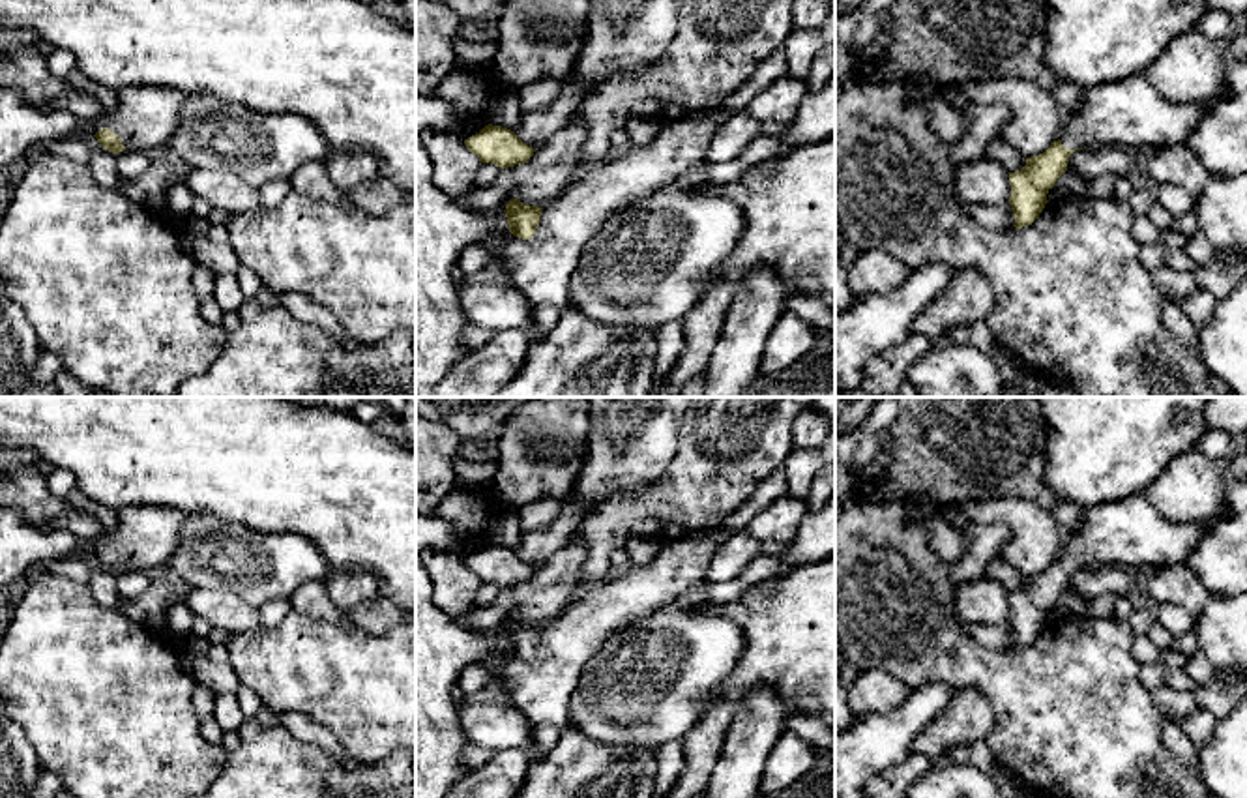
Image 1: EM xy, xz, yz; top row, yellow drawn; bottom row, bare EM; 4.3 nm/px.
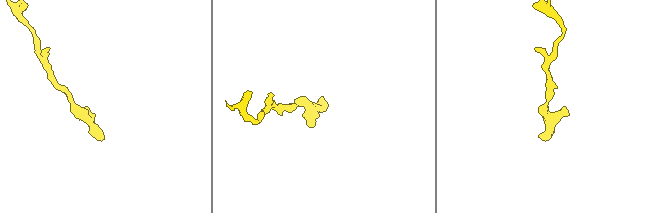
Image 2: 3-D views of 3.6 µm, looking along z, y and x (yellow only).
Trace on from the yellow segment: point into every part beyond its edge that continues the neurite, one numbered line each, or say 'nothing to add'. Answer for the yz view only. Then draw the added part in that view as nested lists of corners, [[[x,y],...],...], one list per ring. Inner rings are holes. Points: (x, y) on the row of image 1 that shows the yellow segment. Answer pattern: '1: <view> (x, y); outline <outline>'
1: yz (1131, 115); outline [[[1135,73],[1123,81],[1084,88],[1078,109],[1065,116],[1060,140],[1069,150],[1118,146],[1146,154],[1185,142],[1225,94],[1228,94],[1226,86],[1210,101],[1172,103],[1144,73]]]

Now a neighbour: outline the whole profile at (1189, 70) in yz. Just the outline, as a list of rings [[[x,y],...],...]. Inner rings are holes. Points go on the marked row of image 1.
[[[1193,28],[1174,37],[1142,73],[1166,101],[1210,101],[1225,86],[1223,49],[1221,41]]]

